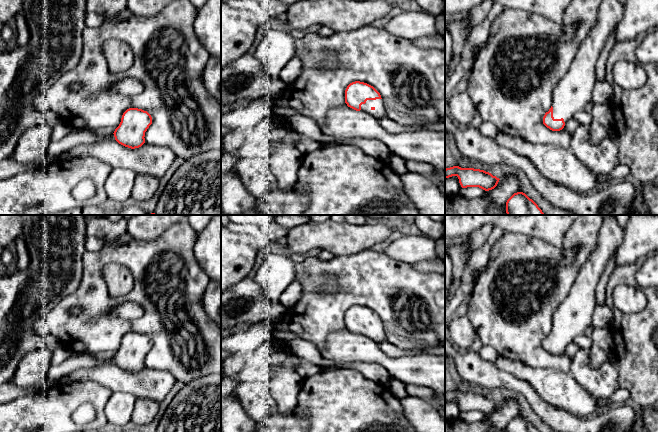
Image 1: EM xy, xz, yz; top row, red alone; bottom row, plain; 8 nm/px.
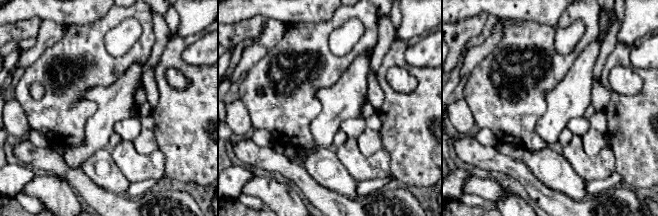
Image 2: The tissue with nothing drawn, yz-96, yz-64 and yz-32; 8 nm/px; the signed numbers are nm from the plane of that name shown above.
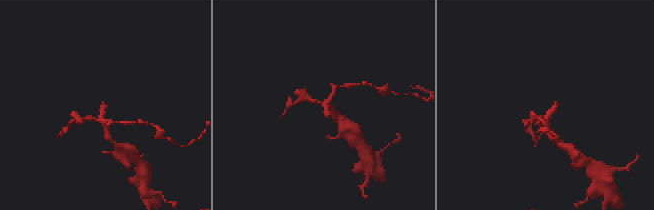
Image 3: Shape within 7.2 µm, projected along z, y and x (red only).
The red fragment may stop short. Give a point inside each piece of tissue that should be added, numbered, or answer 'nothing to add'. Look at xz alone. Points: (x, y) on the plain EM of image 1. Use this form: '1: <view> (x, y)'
1: xz (380, 336)

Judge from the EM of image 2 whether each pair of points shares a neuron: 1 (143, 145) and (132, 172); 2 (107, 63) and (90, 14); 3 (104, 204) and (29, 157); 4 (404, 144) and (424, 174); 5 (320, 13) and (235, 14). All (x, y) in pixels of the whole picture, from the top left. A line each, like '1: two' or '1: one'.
1: two
2: two
3: one
4: one
5: one

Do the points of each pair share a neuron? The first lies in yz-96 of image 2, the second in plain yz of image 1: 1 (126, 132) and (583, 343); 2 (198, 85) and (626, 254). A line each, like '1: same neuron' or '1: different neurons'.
1: same neuron
2: different neurons

